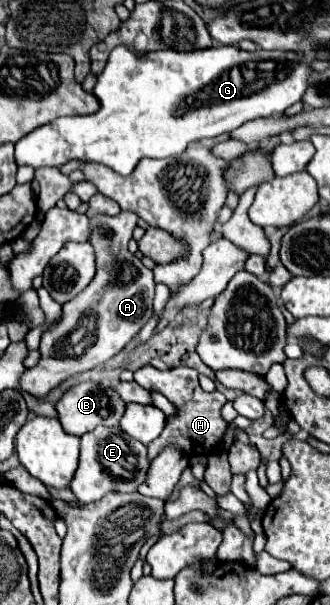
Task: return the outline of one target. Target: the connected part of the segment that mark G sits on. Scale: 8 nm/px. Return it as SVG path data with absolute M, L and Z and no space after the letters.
M234 45L210 47L204 51L178 53L172 49L136 55L126 47L116 47L110 53L104 73L98 77L94 97L100 101L100 109L82 117L60 117L40 129L28 133L16 143L16 165L62 167L68 161L102 163L120 175L130 175L142 157L174 157L184 153L188 143L218 137L238 129L242 123L280 115L284 109L302 99L308 87L308 75L312 73L302 53L290 51L242 51Z

